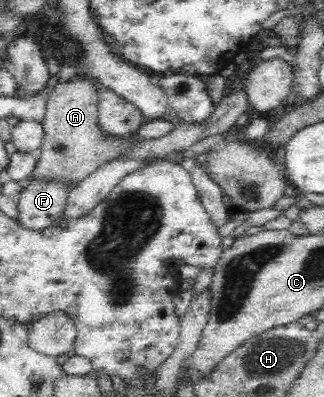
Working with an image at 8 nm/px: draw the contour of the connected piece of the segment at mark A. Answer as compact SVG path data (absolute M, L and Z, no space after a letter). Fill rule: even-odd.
M77 76L71 80L59 81L49 92L46 113L42 122L45 132L39 152L39 164L33 177L45 179L70 180L77 184L107 162L123 157L134 144L135 138L129 136L118 142L105 140L97 126L98 92L93 81Z

